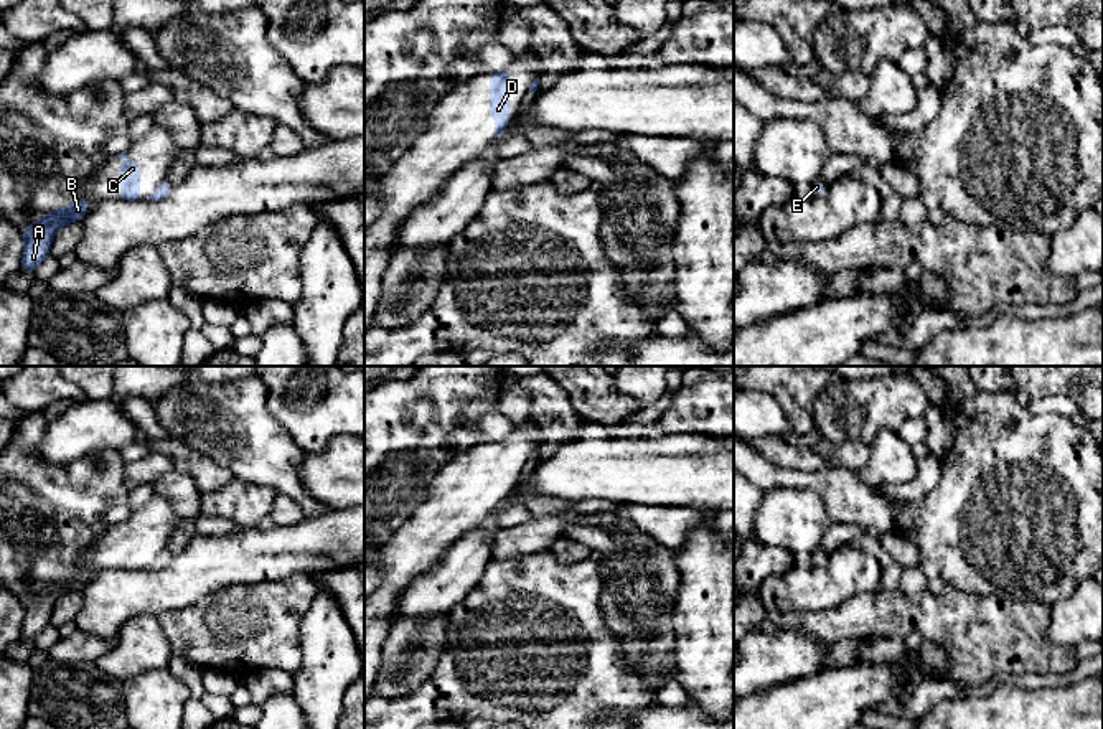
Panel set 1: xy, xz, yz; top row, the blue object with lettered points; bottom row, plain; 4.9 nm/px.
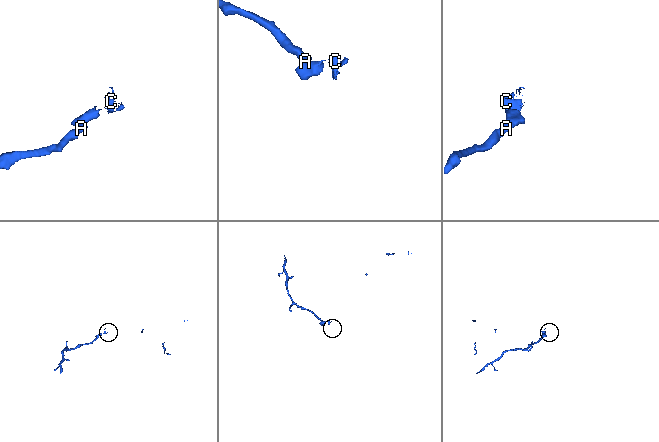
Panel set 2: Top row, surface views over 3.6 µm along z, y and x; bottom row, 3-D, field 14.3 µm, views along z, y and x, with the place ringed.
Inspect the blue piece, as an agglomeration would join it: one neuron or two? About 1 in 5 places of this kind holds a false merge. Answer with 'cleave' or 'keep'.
keep

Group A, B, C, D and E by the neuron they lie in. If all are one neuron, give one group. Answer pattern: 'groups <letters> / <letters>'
groups A B C D E

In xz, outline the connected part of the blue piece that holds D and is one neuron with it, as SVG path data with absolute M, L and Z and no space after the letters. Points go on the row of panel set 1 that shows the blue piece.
M509 68L498 73L486 73L490 84L490 114L496 120L493 135L500 135L509 122Z

